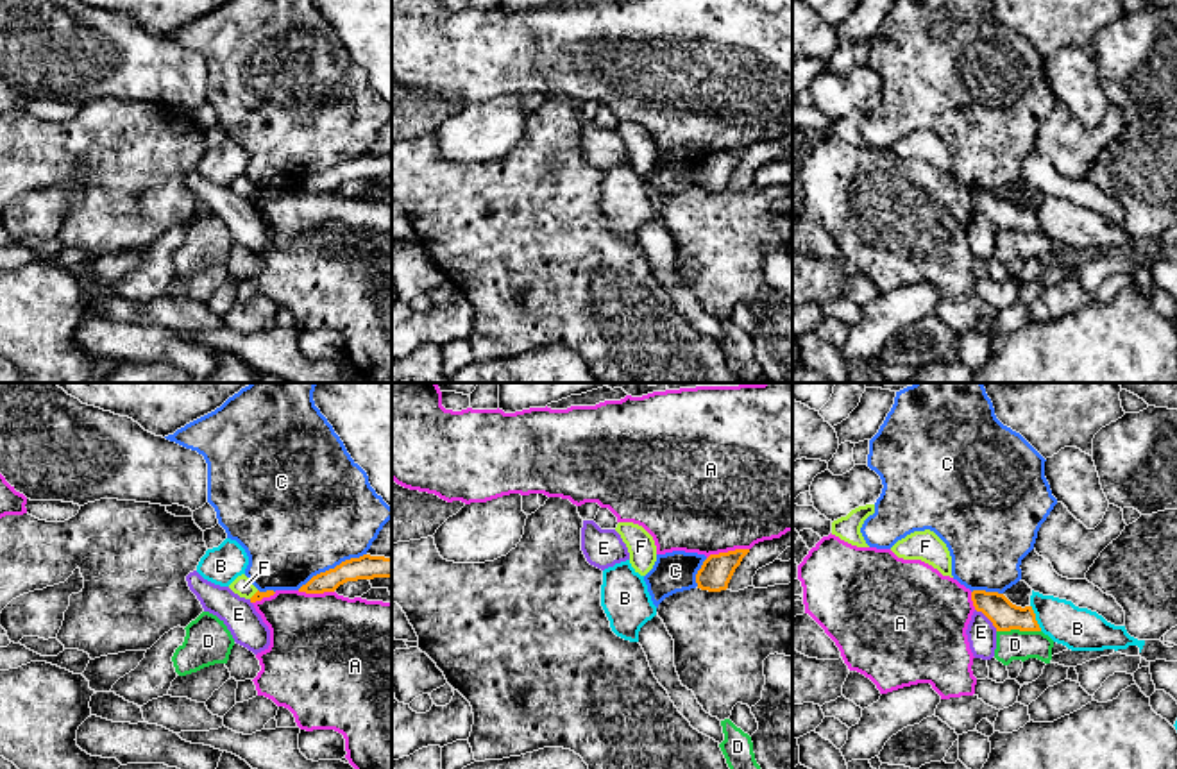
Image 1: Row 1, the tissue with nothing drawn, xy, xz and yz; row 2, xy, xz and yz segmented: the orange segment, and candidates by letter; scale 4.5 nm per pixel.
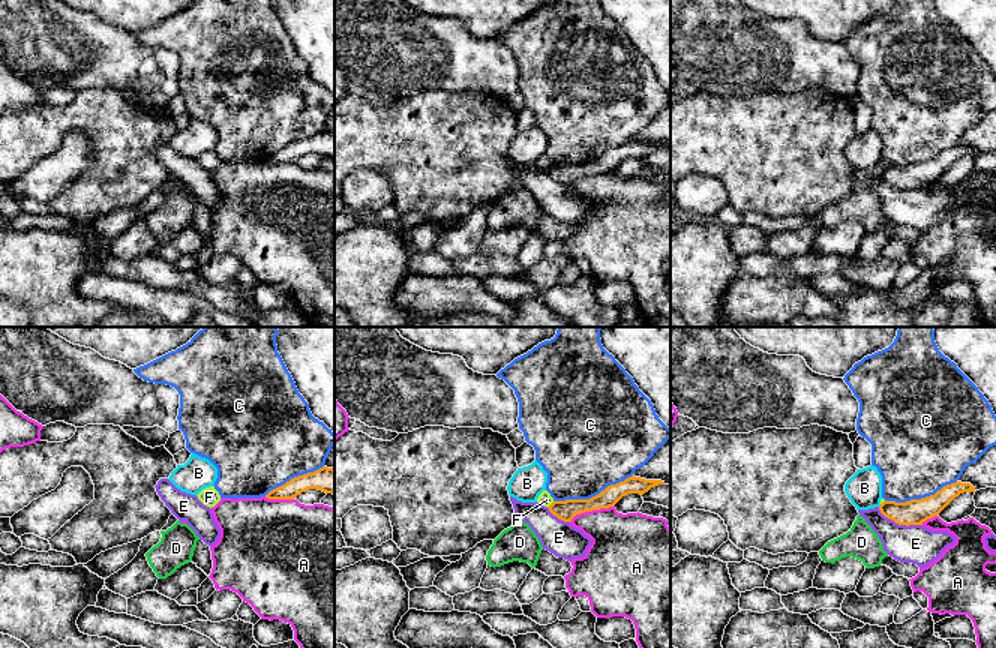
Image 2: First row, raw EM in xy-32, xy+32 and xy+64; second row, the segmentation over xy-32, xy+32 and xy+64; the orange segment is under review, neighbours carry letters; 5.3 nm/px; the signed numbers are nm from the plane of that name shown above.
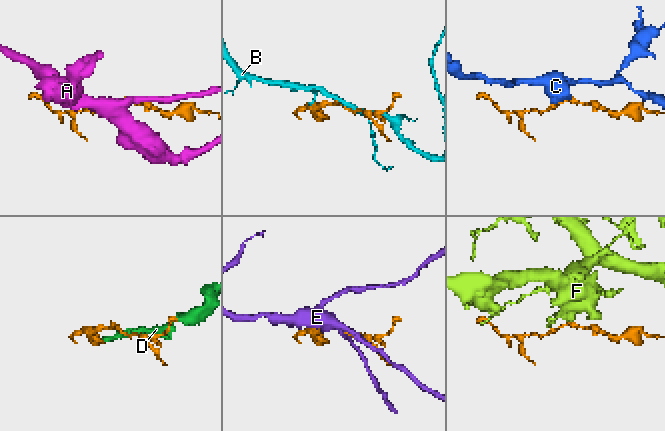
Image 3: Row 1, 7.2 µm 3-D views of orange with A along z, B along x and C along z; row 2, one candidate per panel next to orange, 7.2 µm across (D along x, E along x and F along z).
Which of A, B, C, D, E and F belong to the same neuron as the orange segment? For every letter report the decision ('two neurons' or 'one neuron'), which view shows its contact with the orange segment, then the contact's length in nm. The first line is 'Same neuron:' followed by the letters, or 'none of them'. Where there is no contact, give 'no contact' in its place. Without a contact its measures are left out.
Same neuron: none of them
A: two neurons | xz | 200 nm
B: two neurons | yz | 130 nm
C: two neurons | xy | 360 nm
D: two neurons | yz | 200 nm
E: two neurons | yz | 140 nm
F: two neurons | xy | 60 nm

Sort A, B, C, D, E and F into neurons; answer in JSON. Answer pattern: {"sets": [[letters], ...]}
{"sets": [["A"], ["B"], ["C"], ["D"], ["E"], ["F"]]}

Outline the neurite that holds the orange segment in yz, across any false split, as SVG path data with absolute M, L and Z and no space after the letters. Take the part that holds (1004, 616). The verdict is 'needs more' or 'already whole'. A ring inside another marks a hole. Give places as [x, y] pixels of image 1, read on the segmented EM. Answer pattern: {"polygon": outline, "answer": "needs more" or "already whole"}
{"polygon": "M973 590L971 601L977 612L982 612L996 631L1041 631L1032 606L1016 606L1003 594Z", "answer": "already whole"}

